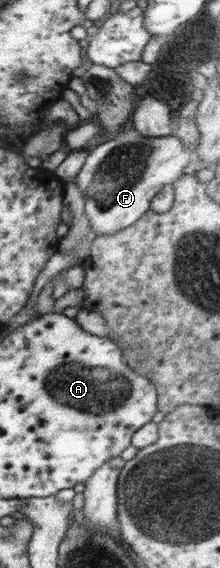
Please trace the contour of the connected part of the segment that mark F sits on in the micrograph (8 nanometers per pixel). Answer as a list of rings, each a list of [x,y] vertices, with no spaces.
[[[131,119],[127,121],[125,128],[115,138],[93,149],[87,154],[85,163],[77,173],[79,188],[85,195],[85,212],[92,231],[98,237],[113,235],[131,225],[134,225],[148,210],[155,194],[163,189],[170,189],[175,180],[183,174],[183,169],[191,161],[198,160],[198,143],[185,145],[176,134],[167,137],[143,137],[132,127]]]

